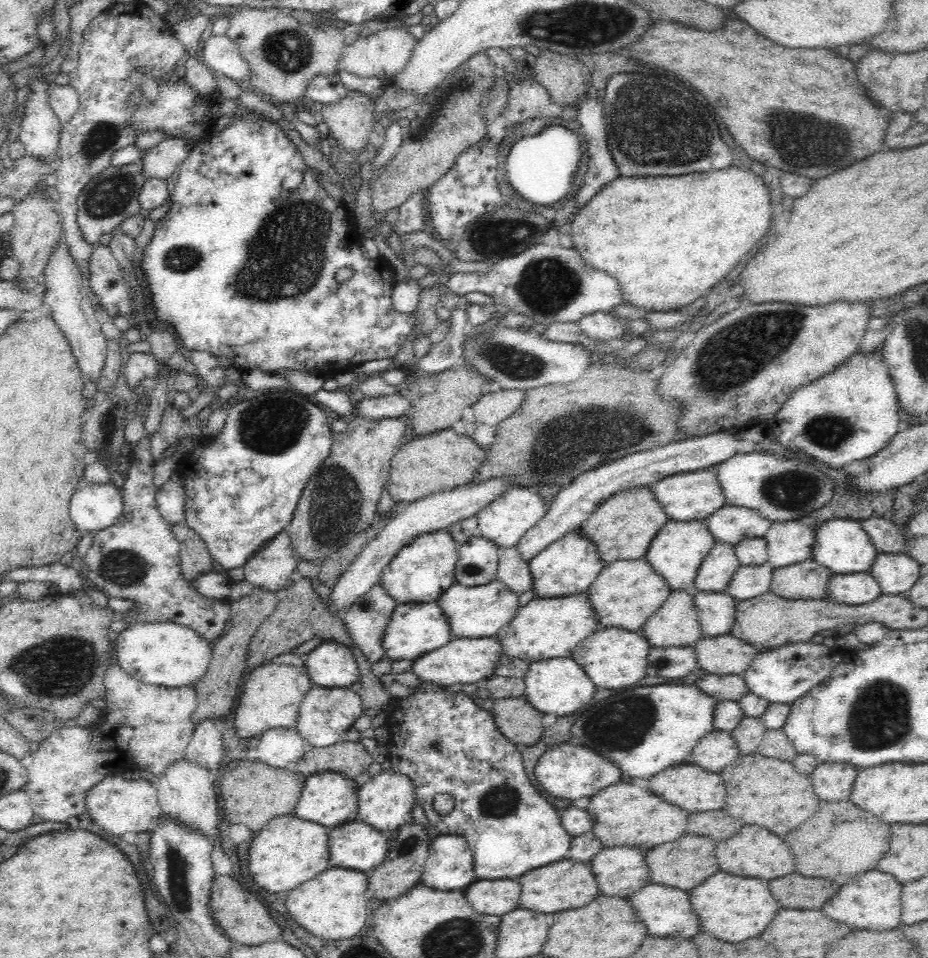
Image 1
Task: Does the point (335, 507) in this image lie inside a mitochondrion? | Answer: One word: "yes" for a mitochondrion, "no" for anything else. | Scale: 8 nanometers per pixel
yes

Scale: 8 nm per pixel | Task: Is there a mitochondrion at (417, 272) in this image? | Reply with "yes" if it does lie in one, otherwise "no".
no

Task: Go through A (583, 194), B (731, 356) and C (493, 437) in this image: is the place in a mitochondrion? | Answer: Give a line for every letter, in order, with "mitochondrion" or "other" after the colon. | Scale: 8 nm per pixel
A: other
B: mitochondrion
C: other

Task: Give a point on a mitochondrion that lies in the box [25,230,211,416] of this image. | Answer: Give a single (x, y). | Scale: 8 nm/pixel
(182, 259)

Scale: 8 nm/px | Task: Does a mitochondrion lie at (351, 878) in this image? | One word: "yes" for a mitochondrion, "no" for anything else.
no

